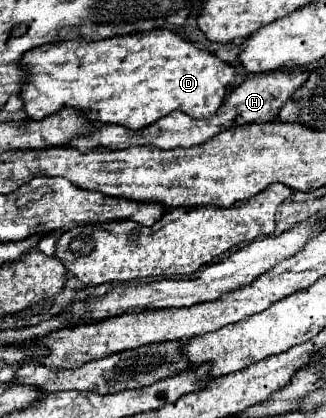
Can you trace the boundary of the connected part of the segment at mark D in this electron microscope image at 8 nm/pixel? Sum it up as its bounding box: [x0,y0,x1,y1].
[21,29,235,129]

